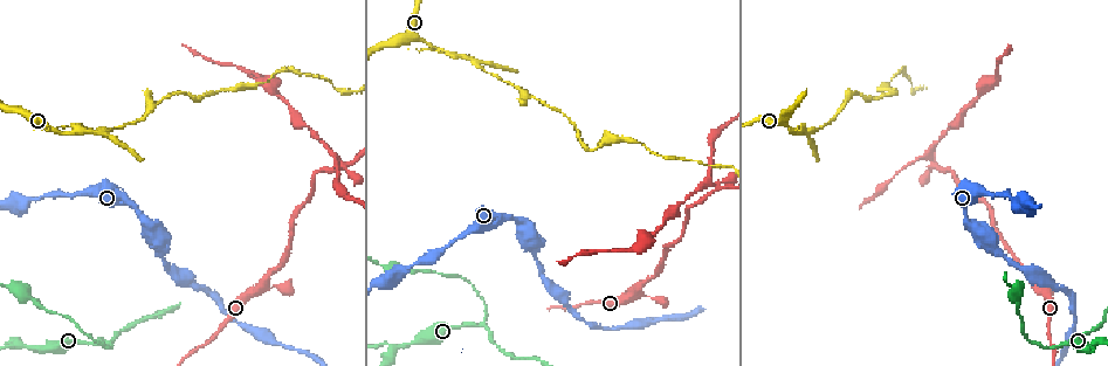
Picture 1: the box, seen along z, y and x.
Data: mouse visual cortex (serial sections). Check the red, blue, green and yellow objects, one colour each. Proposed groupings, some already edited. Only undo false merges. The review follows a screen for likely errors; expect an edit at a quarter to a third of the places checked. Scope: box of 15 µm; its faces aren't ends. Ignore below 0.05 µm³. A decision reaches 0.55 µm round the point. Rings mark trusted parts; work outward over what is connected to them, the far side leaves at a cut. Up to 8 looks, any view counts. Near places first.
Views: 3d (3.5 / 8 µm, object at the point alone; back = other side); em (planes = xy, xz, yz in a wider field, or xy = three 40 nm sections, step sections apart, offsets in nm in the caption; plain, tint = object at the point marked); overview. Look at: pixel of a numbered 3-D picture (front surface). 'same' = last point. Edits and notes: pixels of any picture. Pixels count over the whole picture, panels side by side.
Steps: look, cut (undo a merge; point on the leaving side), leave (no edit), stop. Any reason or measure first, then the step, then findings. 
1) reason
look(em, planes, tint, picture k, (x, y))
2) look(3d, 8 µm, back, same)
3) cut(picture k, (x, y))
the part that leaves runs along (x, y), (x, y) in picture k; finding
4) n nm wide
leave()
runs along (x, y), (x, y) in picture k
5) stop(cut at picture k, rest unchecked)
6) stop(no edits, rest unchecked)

a narrow waist
look(3d, 3.5 µm, picture 1, (22, 344))

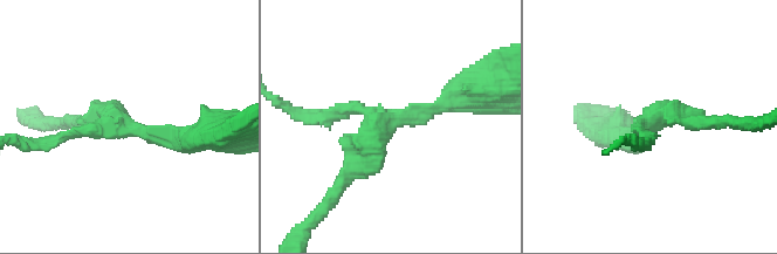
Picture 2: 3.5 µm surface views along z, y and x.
3 arms; arms of 150, 200, 250 nm; now the EM
look(em, xy, step 1, tint, picture 2, (118, 128))

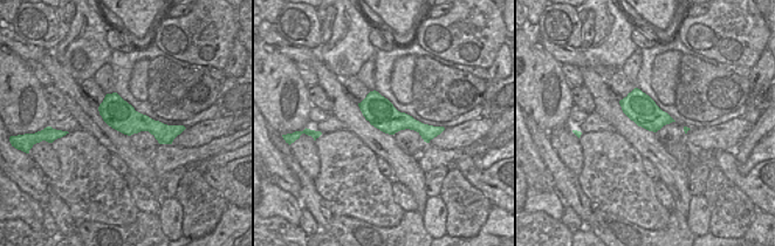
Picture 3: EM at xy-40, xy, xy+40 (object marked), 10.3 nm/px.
leave()
runs along (362, 106), (390, 121), (434, 130) in picture 3; all the same cell

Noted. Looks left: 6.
two arms in line, one across
look(3d, 8 µm, picture 1, (808, 133))

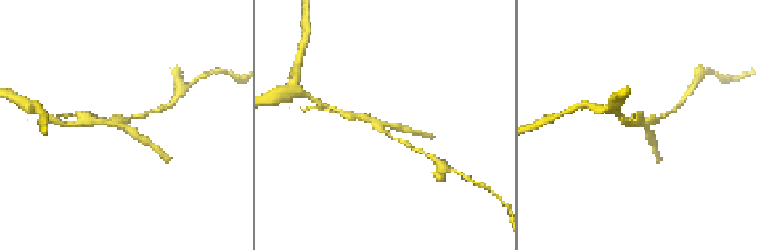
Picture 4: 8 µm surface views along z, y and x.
look(3d, 3.5 µm, picture 4, (379, 126))

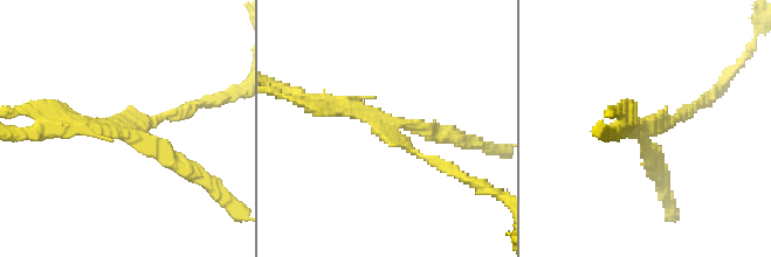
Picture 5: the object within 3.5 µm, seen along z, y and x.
3 arms; arms of 100, 200, 200 nm
look(em, xy, step 3, tint, picture 5, (129, 130))

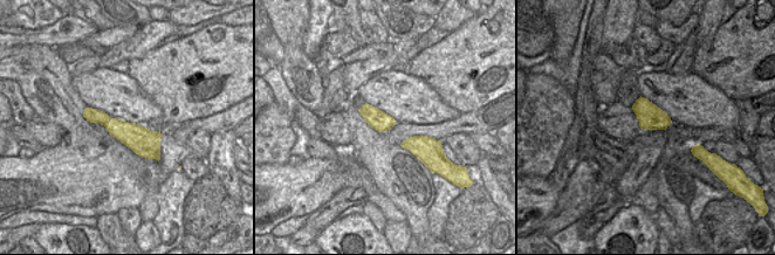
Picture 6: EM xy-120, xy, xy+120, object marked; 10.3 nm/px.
cut(picture 5, (681, 115))
a second cell is stuck on

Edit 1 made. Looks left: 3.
sharp bend
look(3d, 3.5 µm, picture 1, (344, 164))

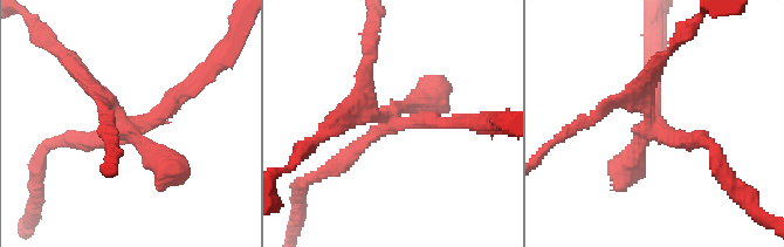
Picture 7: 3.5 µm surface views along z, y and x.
look(em, xy, step 2, tint, picture 7, (388, 119))

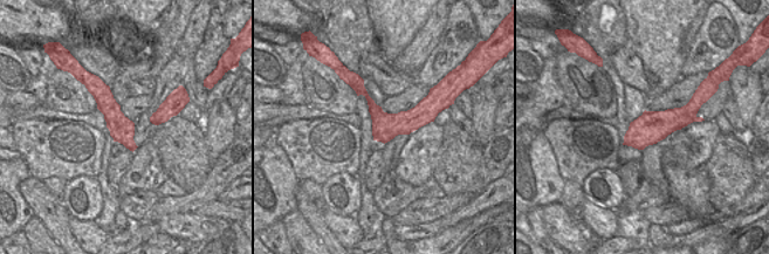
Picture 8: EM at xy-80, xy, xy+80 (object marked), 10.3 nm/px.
cut(picture 7, (360, 118))
the part that leaves runs along (386, 121), (357, 109), (314, 142) in picture 7; two cells meet here

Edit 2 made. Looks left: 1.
stop(cut at picture 5, cut at picture 7, rest unchecked)

